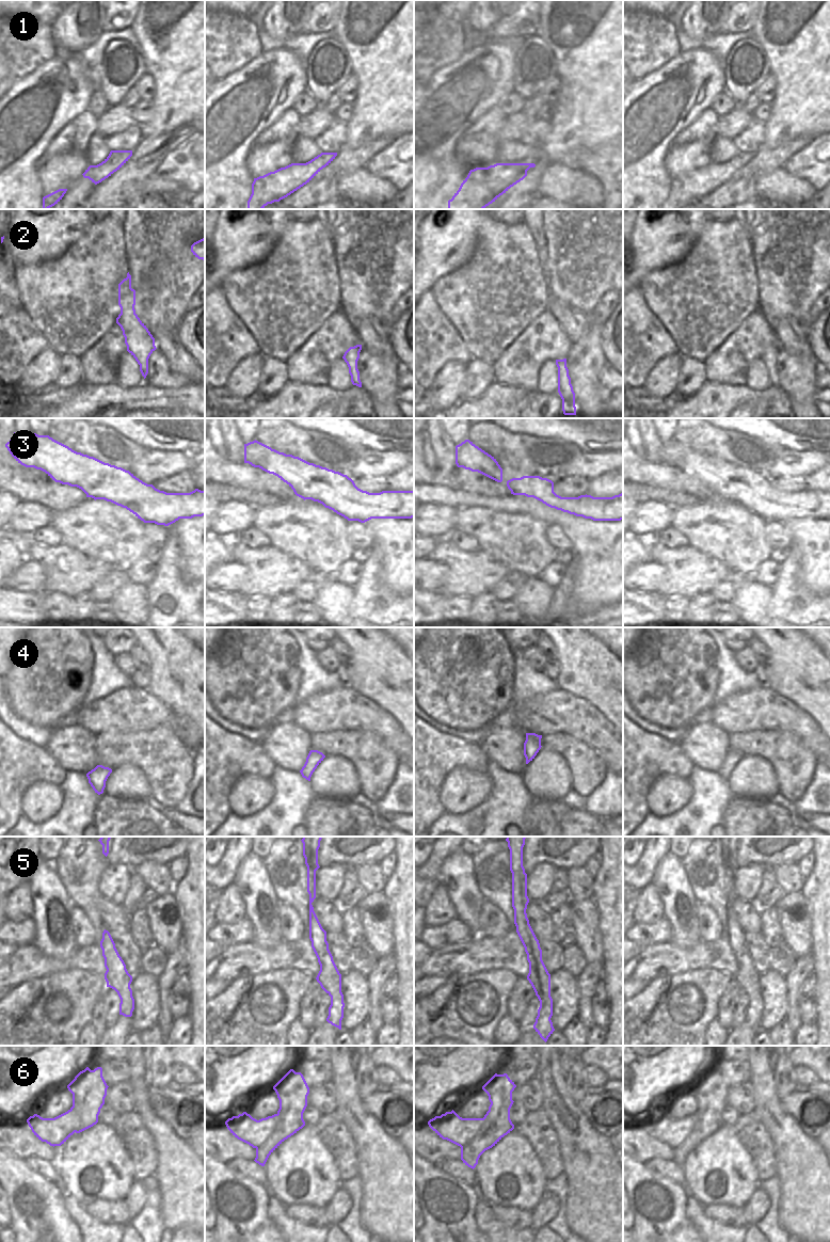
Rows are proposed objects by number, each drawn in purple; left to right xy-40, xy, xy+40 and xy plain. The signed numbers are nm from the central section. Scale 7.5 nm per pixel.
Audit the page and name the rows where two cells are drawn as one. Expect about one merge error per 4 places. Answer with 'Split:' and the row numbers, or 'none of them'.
Split: 3, 6

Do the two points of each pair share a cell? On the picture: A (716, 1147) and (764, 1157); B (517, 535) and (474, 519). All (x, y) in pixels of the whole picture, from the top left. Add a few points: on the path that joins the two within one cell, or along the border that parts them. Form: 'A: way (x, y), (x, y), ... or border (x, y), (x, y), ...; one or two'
A: border (735, 1132), (750, 1156), (756, 1168), (757, 1177); two
B: way (507, 535), (499, 535), (484, 525); one

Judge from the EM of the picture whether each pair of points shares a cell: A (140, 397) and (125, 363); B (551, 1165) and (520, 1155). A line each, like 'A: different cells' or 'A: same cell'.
A: different cells
B: different cells

